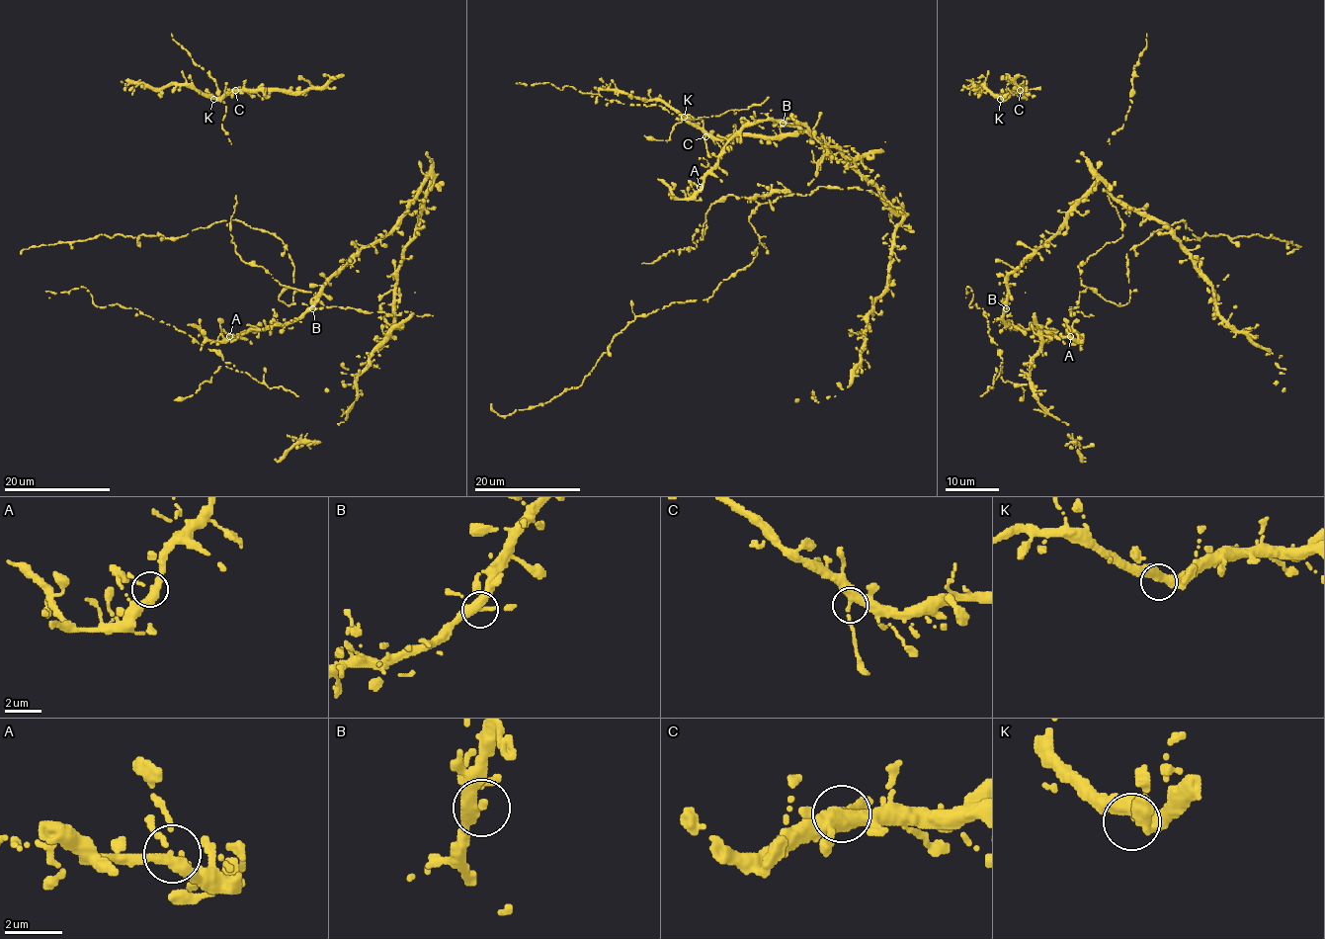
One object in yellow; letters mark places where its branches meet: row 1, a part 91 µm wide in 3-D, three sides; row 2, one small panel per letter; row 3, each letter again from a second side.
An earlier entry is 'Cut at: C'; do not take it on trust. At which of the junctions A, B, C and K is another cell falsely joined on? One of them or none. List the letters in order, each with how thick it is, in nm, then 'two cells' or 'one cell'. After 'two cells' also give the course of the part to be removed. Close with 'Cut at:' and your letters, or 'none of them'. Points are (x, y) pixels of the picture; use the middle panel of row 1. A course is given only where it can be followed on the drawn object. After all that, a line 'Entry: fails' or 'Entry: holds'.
A: calibre 300 nm; one cell
B: calibre 340 nm; one cell
C: calibre 260 nm; one cell
K: calibre 320 nm; one cell
Cut at: none of them
Entry: fails

